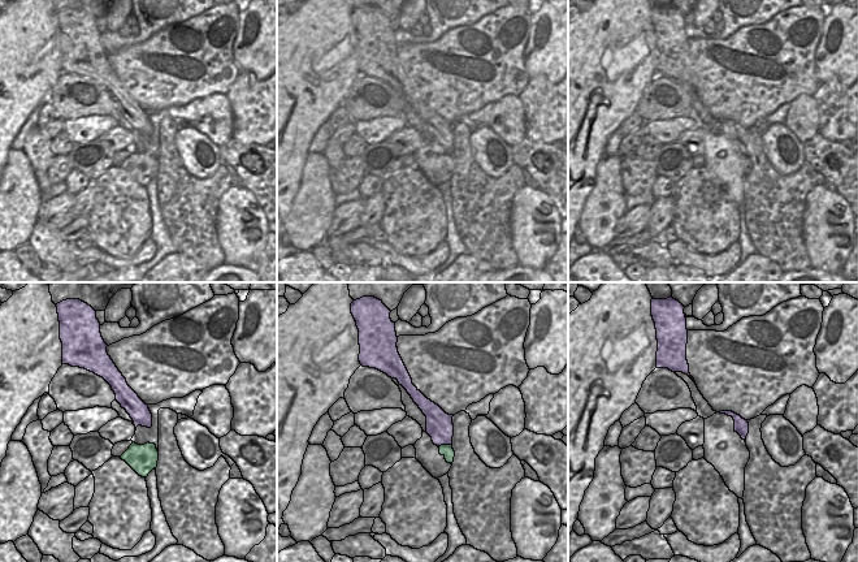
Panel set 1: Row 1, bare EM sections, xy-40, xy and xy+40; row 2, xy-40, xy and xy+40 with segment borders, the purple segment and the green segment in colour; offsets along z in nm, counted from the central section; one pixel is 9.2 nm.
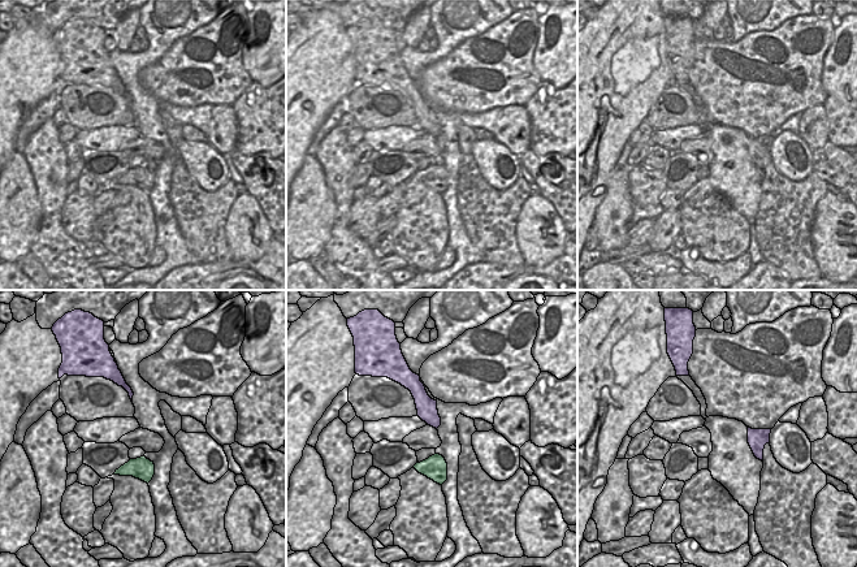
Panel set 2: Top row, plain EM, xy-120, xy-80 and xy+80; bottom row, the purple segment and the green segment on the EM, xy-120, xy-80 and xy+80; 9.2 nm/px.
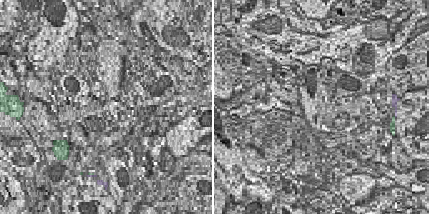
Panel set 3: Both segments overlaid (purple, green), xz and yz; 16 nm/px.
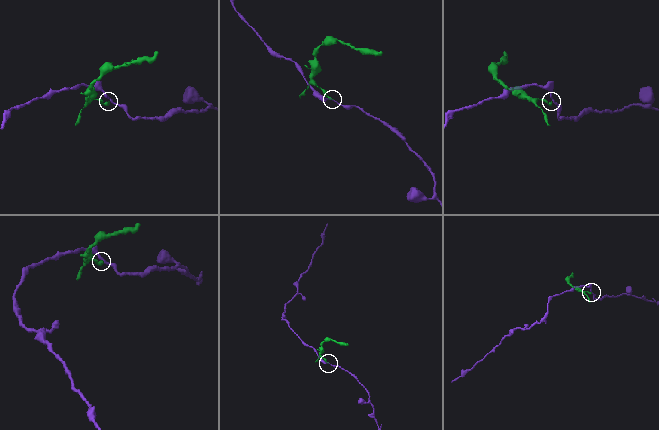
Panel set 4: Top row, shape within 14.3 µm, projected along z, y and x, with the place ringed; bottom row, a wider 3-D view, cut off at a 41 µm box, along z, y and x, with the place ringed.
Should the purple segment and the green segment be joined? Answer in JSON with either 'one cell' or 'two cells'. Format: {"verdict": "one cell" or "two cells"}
{"verdict": "two cells"}

